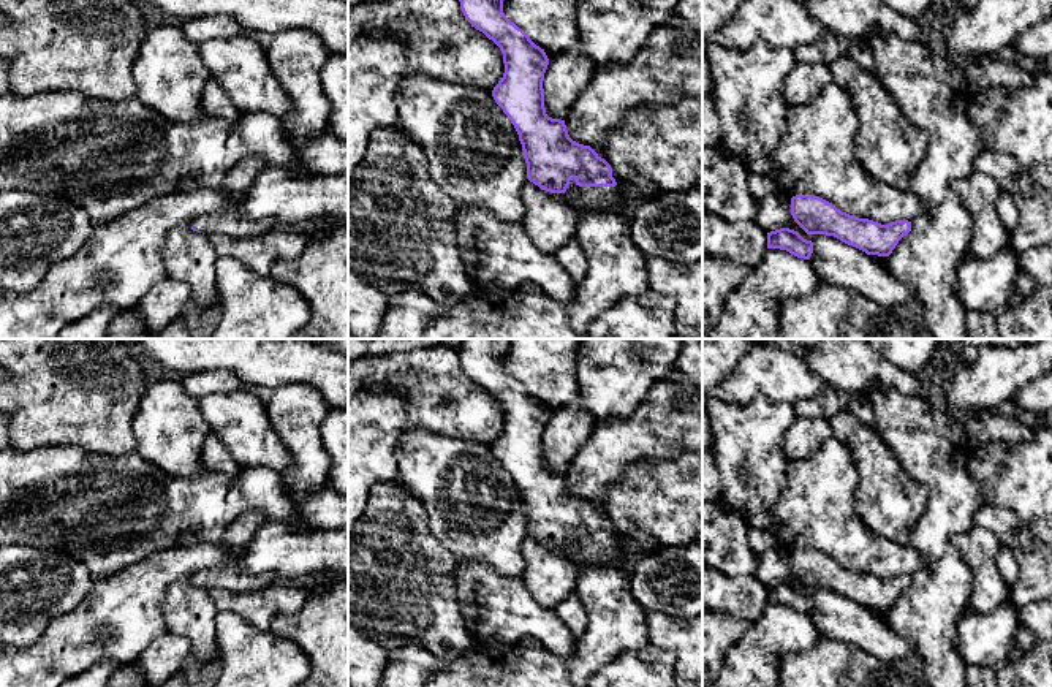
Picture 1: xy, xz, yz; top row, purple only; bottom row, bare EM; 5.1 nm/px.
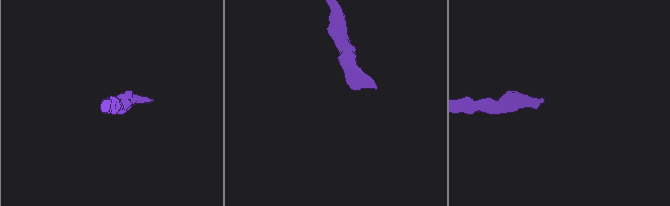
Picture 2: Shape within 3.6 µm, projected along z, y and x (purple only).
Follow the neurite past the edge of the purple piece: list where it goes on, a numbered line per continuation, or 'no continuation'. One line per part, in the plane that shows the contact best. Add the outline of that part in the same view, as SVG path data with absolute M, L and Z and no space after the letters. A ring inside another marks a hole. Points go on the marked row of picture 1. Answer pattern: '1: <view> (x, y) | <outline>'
1: xz (587, 198) | M576 185L574 192L576 198L573 201L568 198L568 190L557 195L576 212L600 212L622 201L615 187Z

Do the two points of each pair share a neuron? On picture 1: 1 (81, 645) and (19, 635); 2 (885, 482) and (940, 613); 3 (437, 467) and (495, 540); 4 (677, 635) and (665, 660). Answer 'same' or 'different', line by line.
1: different
2: different
3: same
4: different

